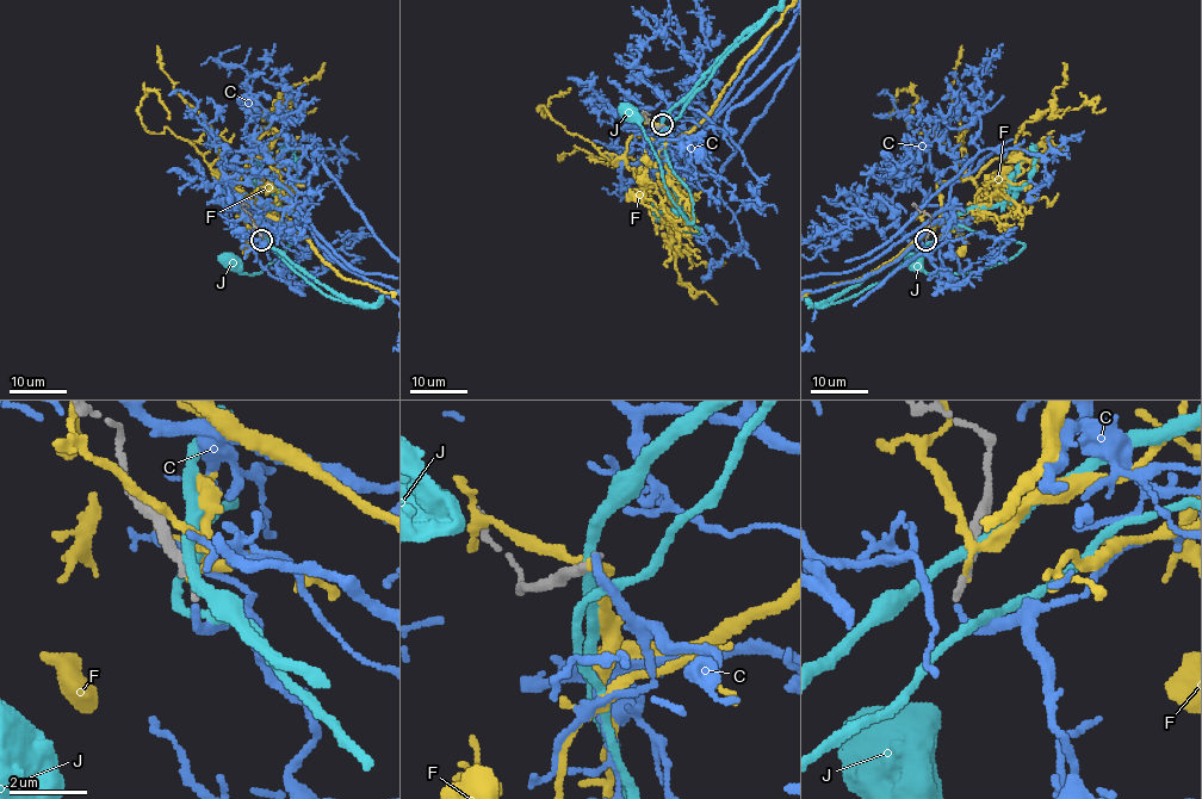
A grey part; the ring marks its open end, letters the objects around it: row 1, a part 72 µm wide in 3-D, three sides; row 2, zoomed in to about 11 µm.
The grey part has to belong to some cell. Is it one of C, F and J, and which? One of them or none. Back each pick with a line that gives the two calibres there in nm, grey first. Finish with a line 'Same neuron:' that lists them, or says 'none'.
C: 190/200 nm
Same neuron: C

